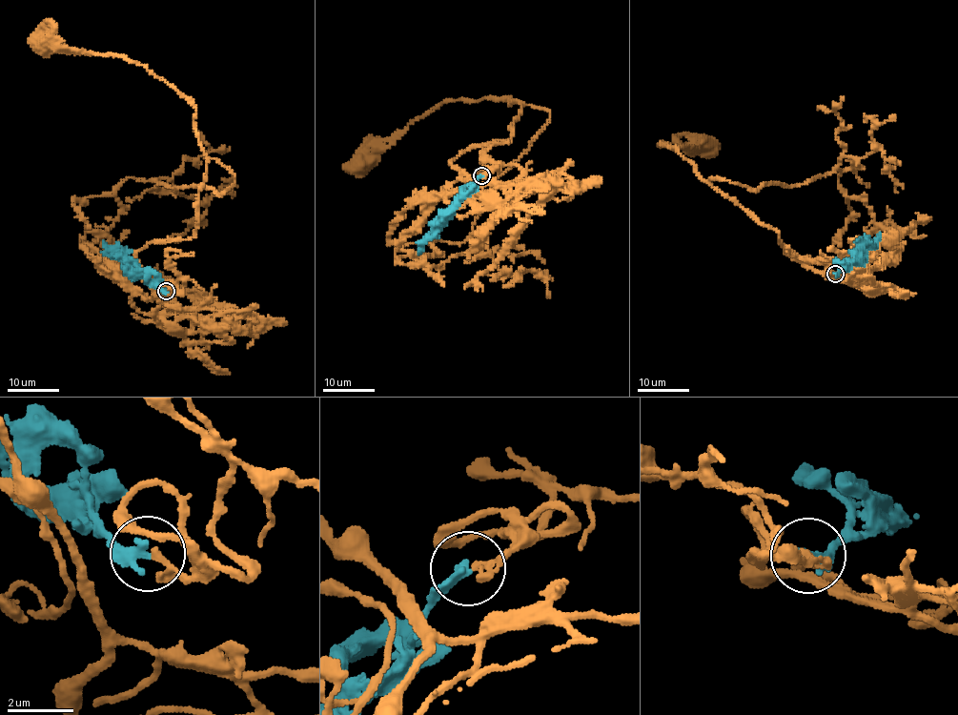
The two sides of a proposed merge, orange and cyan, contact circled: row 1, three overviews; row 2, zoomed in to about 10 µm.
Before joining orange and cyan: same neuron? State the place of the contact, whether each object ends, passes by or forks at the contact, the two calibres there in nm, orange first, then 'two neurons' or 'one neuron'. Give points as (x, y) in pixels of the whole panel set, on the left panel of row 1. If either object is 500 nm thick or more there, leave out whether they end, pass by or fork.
at (166, 291); orange passes by; cyan ends there; 140 nm thick on the orange side, 320 nm on the other; one neuron

